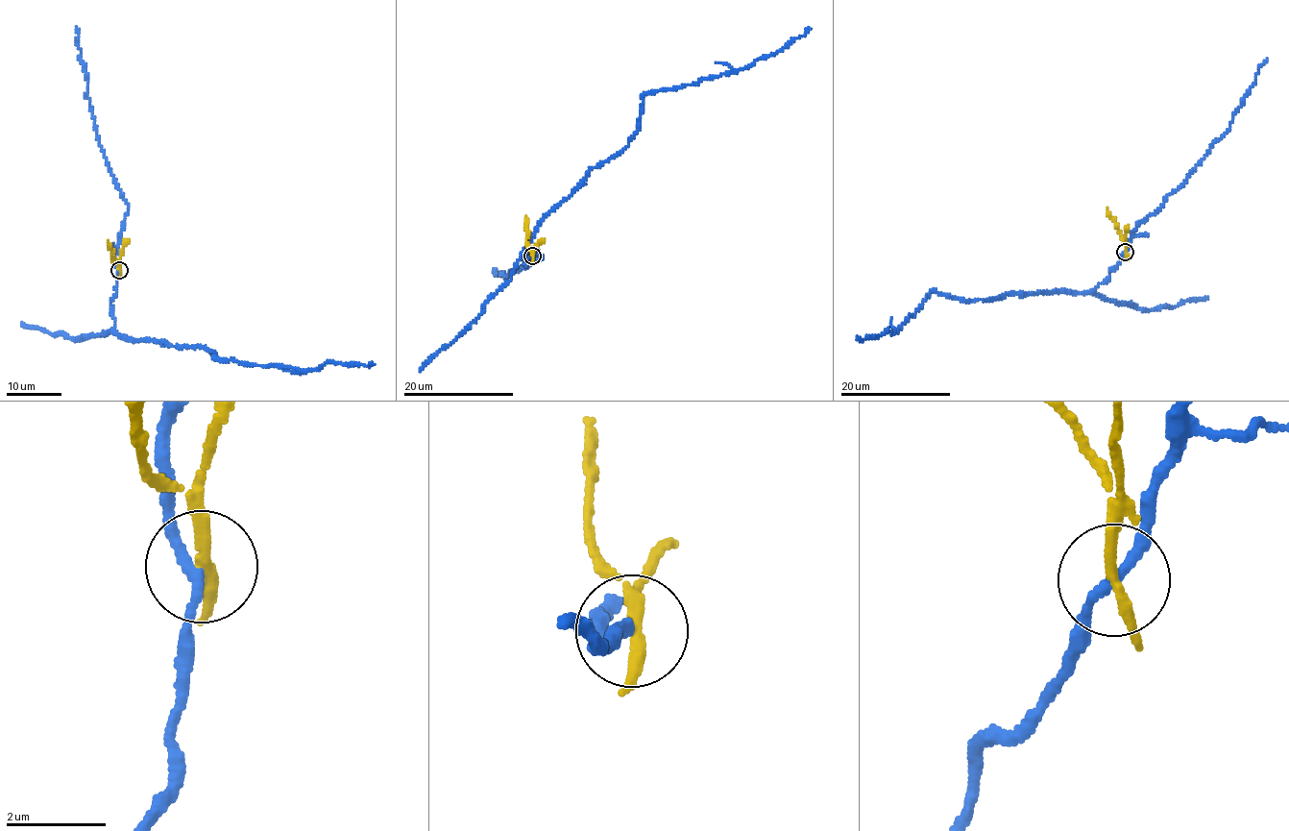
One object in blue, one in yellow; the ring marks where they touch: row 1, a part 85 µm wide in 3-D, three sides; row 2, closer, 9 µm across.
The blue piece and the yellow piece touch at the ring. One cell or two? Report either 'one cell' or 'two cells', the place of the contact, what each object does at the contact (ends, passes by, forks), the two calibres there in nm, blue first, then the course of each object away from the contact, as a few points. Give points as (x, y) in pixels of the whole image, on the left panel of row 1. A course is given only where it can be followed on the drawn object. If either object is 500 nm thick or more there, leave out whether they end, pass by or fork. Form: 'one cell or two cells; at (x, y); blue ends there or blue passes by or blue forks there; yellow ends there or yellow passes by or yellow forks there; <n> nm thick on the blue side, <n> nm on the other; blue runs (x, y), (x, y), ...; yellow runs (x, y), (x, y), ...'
two cells; at (119, 270); blue passes by; yellow passes by; 200 nm thick on the blue side, 200 nm on the other; blue runs (119, 270), (111, 305), (122, 337), (205, 347), (214, 357), (268, 366), (373, 362); yellow runs (119, 270), (109, 241)

